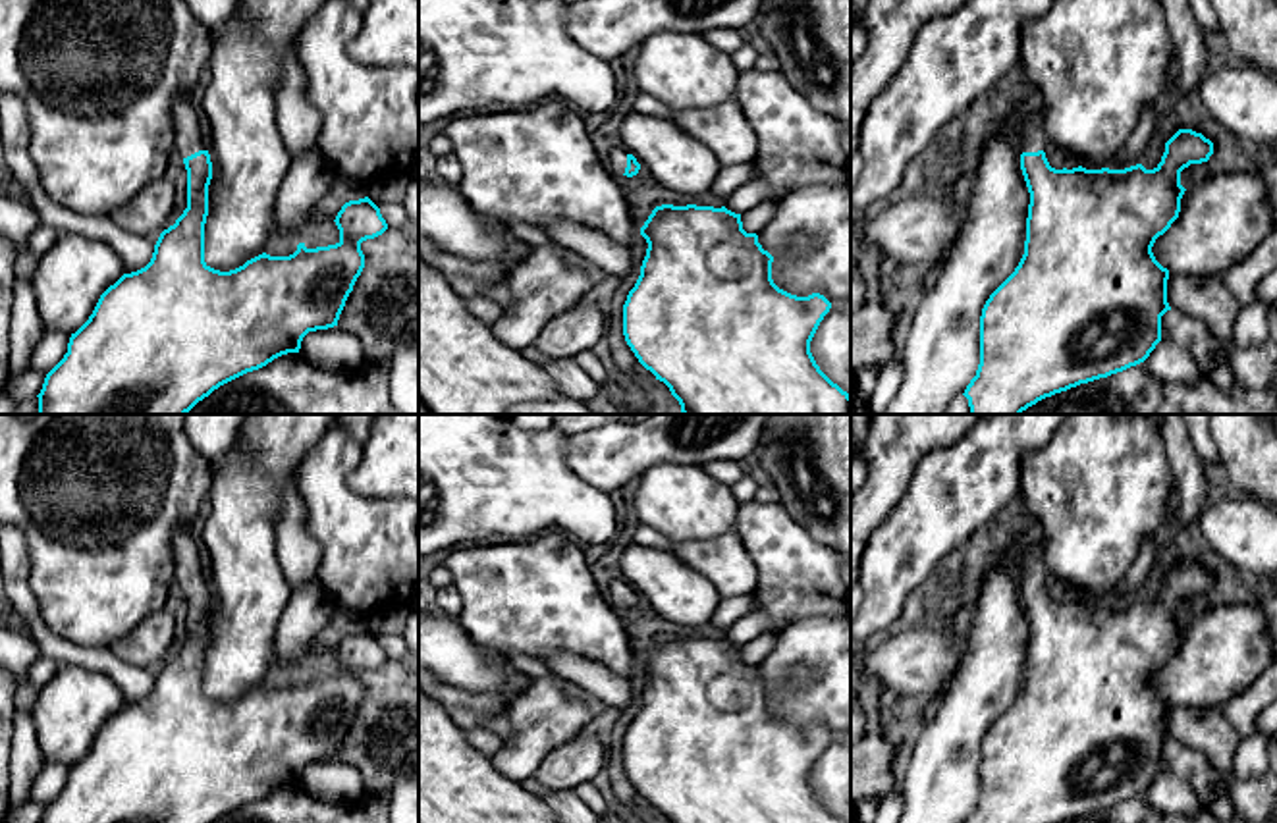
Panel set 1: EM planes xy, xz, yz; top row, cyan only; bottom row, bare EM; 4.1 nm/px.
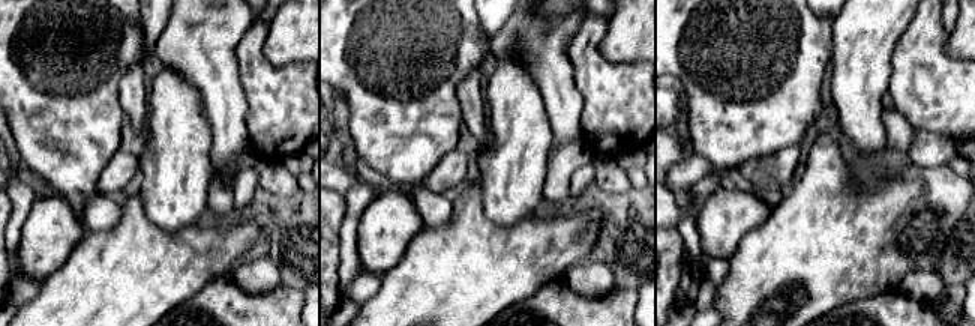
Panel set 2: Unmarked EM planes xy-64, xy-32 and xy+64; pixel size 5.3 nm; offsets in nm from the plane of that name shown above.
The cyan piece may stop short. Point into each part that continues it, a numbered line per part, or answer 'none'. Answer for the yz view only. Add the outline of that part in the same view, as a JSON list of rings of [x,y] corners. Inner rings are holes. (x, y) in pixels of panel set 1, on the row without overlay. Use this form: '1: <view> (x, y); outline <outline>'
1: yz (1029, 559); outline [[[1013,532],[1011,544],[1015,545],[1013,565],[1017,569],[1019,584],[1044,582],[1044,553],[1022,532]]]

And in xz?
1: xz (618, 590); outline [[[621,578],[613,580],[610,586],[610,603],[613,607],[623,607],[627,599],[627,582]]]

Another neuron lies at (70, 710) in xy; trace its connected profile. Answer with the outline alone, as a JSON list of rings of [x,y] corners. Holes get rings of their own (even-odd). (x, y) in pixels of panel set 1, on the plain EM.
[[[60,665],[33,705],[44,761],[75,765],[93,746],[100,727],[123,705],[123,694],[108,675]]]

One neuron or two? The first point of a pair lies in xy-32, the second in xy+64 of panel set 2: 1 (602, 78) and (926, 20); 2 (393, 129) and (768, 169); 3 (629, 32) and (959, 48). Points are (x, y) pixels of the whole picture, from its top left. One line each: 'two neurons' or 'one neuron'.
1: one neuron
2: two neurons
3: one neuron

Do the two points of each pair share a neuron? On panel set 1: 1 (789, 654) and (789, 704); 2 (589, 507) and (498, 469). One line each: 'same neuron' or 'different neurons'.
1: same neuron
2: same neuron

